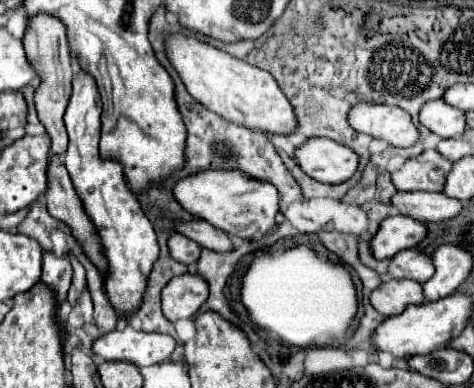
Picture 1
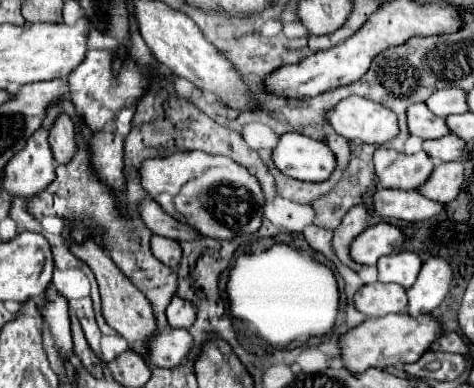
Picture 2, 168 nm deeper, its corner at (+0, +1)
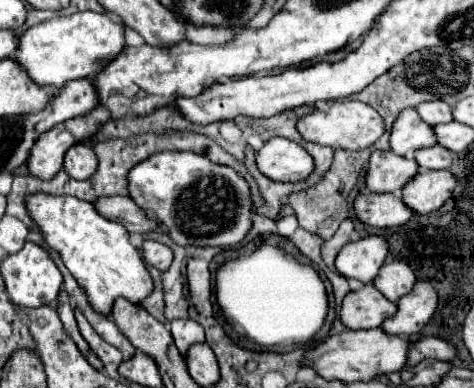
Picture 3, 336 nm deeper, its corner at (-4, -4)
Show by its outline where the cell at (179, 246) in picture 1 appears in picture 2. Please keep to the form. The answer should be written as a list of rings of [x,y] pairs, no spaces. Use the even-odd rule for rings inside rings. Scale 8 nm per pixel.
[[[159,235],[151,237],[151,251],[161,263],[165,263],[171,269],[175,269],[179,265],[181,253],[183,253],[183,249],[177,241],[167,239],[167,237],[159,237]]]

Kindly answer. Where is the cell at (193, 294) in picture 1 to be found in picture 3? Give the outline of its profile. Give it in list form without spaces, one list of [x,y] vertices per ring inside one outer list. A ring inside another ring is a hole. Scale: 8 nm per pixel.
[[[173,320],[173,322],[169,324],[169,330],[171,330],[171,334],[173,334],[175,346],[179,348],[181,356],[187,356],[187,350],[189,350],[193,344],[205,342],[203,328],[201,328],[195,320]]]

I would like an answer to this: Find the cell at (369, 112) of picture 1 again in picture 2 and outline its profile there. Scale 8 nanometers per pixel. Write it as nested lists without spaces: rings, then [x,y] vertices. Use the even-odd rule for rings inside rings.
[[[347,97],[327,111],[333,129],[349,141],[385,145],[399,135],[397,115],[365,97]]]

